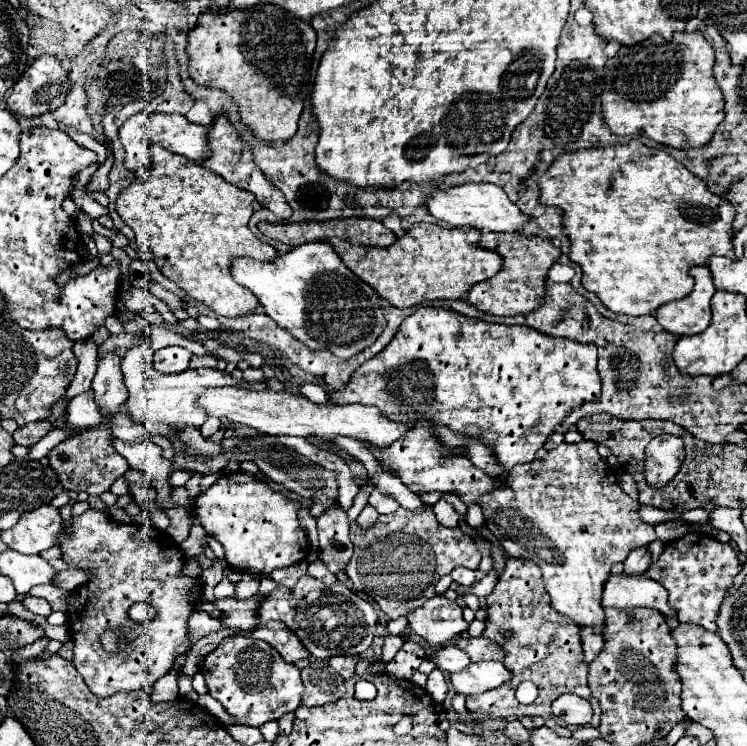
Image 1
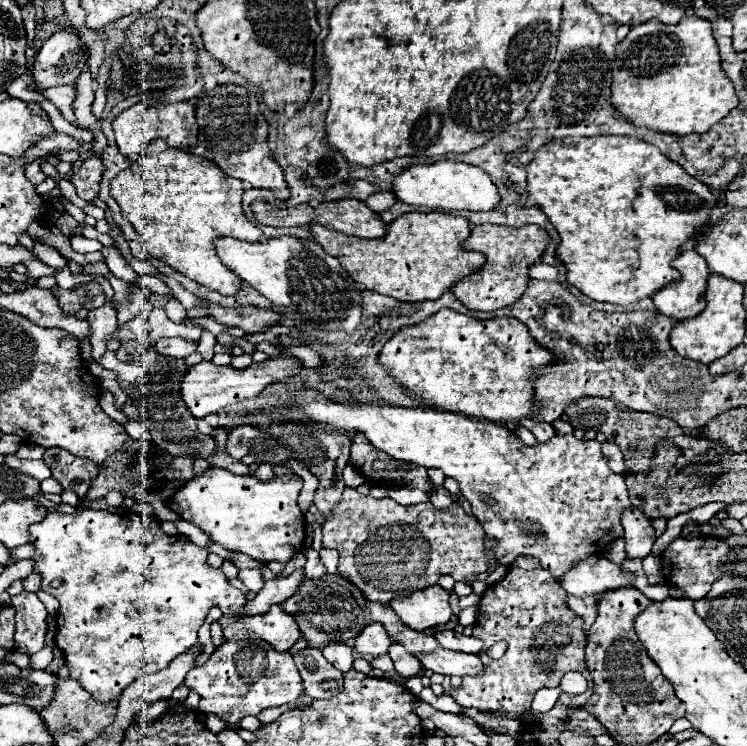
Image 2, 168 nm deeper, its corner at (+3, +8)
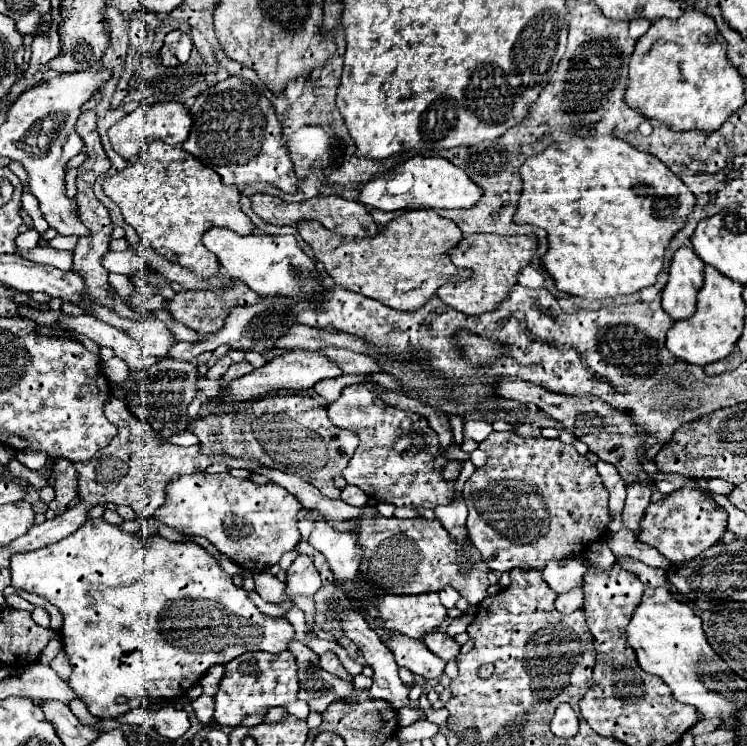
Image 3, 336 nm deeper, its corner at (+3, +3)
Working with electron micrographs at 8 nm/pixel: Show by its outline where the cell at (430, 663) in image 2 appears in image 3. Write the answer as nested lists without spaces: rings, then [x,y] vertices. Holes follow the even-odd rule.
[[[394,635],[384,639],[388,649],[394,653],[396,663],[400,667],[408,667],[412,673],[424,675],[426,679],[440,679],[446,667],[446,661],[436,657],[420,639],[412,639],[406,635]]]

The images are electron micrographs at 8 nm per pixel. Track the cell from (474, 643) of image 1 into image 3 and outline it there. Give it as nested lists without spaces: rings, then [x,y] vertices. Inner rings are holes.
[[[440,631],[428,633],[428,635],[424,637],[424,643],[426,643],[426,647],[428,647],[434,655],[438,655],[438,657],[444,659],[444,661],[456,659],[456,657],[460,655],[460,645],[458,645],[452,637],[448,637],[448,635],[440,633]]]

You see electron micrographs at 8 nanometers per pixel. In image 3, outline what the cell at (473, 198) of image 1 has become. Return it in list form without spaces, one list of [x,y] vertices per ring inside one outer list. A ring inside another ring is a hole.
[[[412,157],[400,167],[396,167],[390,175],[382,175],[366,183],[360,189],[360,201],[368,207],[376,207],[382,211],[396,211],[396,209],[412,209],[412,207],[426,207],[426,209],[470,209],[482,199],[484,191],[454,163],[444,157]]]

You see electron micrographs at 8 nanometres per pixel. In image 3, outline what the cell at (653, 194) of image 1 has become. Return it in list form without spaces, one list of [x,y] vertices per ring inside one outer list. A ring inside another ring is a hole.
[[[604,135],[604,137],[572,137],[568,141],[562,143],[552,143],[548,149],[544,149],[538,155],[532,155],[524,161],[524,165],[520,167],[520,177],[522,177],[522,195],[518,201],[518,211],[514,215],[514,223],[532,223],[536,227],[546,229],[548,233],[548,253],[542,257],[542,265],[544,269],[552,275],[552,279],[556,281],[556,287],[568,295],[576,295],[588,301],[596,301],[596,299],[614,299],[620,295],[632,295],[638,293],[640,289],[654,285],[658,279],[658,273],[664,269],[664,251],[670,245],[672,237],[686,225],[688,215],[694,211],[696,207],[696,197],[694,193],[664,165],[660,163],[660,159],[656,159],[652,153],[644,153],[634,149],[630,143],[612,137],[612,135]]]

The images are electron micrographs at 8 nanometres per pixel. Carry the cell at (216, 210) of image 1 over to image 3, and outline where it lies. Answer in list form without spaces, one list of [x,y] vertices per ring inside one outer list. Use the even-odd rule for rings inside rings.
[[[152,141],[136,163],[106,177],[102,189],[120,207],[124,221],[138,231],[142,243],[148,243],[164,259],[180,263],[202,279],[218,275],[220,269],[214,253],[202,243],[206,231],[212,227],[226,227],[238,235],[252,235],[256,229],[240,211],[240,191],[234,185],[224,185],[216,171],[202,165],[184,149],[170,147],[164,141]]]

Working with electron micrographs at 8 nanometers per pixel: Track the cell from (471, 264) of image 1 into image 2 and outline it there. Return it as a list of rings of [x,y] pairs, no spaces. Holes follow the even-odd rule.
[[[408,212],[388,226],[388,234],[376,240],[346,236],[320,224],[310,226],[314,242],[340,260],[348,276],[366,290],[402,300],[424,302],[436,300],[448,292],[458,280],[474,274],[486,262],[480,252],[462,250],[462,242],[470,236],[470,222],[462,216],[446,212]]]

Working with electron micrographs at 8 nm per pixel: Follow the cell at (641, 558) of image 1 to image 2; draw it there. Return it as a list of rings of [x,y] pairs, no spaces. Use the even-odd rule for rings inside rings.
[[[632,506],[632,510],[624,510],[622,522],[628,558],[646,558],[656,540],[652,518],[648,518],[640,508]]]

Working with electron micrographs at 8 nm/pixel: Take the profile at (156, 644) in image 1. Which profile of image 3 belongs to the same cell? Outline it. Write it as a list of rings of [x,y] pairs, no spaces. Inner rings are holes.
[[[102,517],[88,519],[84,527],[58,543],[14,553],[10,571],[12,587],[36,593],[60,609],[64,617],[60,637],[72,665],[68,685],[92,715],[104,719],[114,719],[146,705],[148,697],[178,699],[210,665],[228,663],[232,657],[248,651],[282,653],[296,639],[288,619],[274,619],[260,613],[244,589],[236,587],[232,577],[198,543],[174,543],[160,535],[142,539],[134,533],[124,533],[118,525],[106,523]]]

